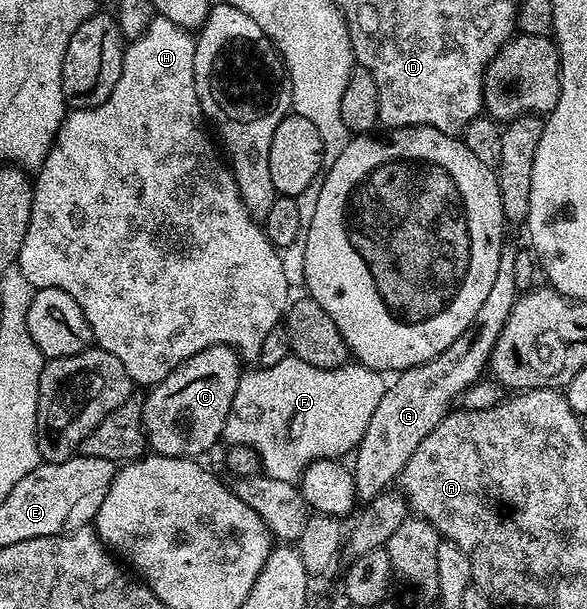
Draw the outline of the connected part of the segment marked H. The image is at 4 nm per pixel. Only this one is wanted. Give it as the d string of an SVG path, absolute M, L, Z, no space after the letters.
M161 16L154 17L146 31L127 45L120 80L116 80L112 96L108 96L104 104L87 110L71 109L62 119L62 126L42 165L37 167L32 182L34 195L30 219L24 232L24 244L20 244L16 259L17 269L22 271L31 286L37 289L60 288L76 300L91 325L97 349L112 352L112 356L124 364L124 372L128 372L130 379L143 388L155 386L164 380L164 376L168 376L168 372L188 360L188 356L196 356L196 352L204 352L204 348L233 346L243 359L257 359L260 344L264 344L264 336L268 336L268 332L272 332L272 328L283 321L286 308L292 301L288 280L284 280L283 255L269 242L266 231L248 212L248 208L244 208L244 200L236 188L236 180L230 173L229 165L220 157L216 146L214 151L214 146L206 135L208 126L196 92L194 75L195 41L195 35L183 26L172 24L172 20Z

